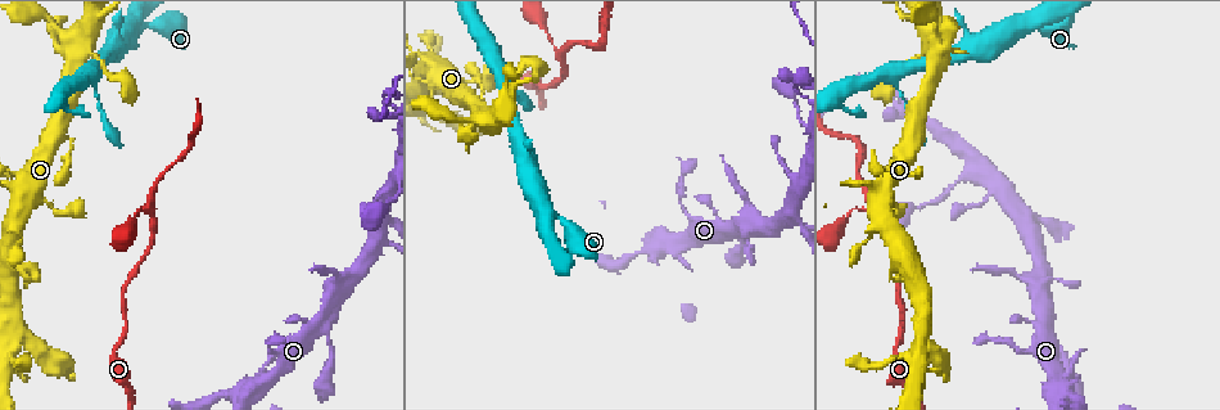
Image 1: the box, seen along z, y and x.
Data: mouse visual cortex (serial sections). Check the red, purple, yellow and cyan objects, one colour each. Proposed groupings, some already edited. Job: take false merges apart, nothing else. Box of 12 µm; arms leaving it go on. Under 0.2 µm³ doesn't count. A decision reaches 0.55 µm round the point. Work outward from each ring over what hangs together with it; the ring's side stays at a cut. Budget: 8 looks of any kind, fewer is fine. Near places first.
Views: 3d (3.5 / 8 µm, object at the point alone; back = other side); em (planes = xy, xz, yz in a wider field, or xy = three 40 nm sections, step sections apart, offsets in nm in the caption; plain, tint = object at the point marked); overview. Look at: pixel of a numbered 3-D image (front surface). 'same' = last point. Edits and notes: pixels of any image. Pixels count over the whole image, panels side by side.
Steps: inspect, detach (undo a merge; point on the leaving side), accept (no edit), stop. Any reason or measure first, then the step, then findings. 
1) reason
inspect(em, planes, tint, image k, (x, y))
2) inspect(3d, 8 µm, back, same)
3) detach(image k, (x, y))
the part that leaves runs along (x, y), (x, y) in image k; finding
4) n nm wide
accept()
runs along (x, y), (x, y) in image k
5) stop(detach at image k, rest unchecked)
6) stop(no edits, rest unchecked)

calibre changes
inspect(3d, 3.5 µm, image 1, (384, 225))

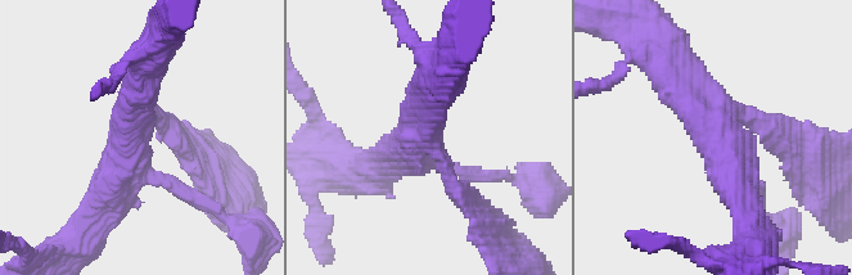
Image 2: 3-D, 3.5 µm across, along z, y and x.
3 arms; arms of 200, 400, 450 nm; shape alone is not enough
inspect(em, xy, step 5, tint, image 2, (714, 129))

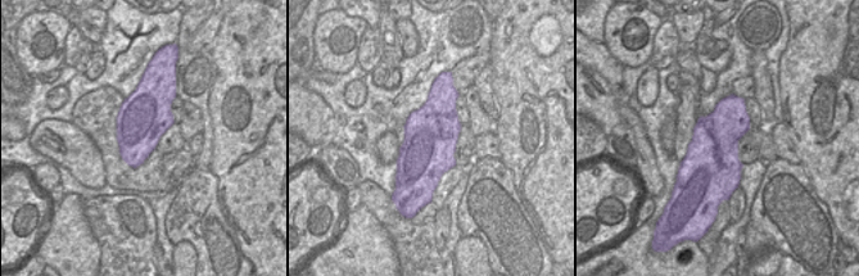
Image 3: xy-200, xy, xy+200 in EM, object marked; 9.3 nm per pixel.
inspect(em, xy, step 3, tint, same)

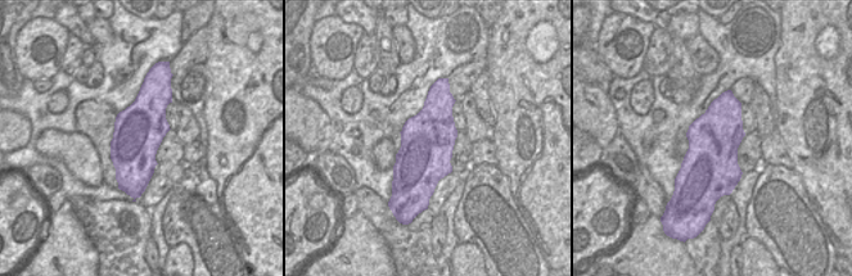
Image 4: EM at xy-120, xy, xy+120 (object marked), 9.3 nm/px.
accept()
runs along (744, 202), (718, 135), (662, 59) in image 2; continuous, no second cell

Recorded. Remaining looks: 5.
inspect(3d, 8 µm, image 1, (149, 208))

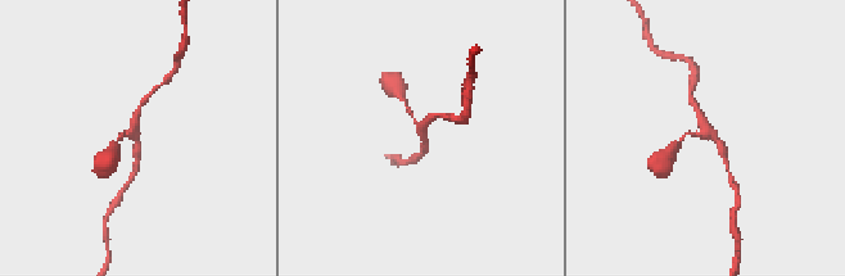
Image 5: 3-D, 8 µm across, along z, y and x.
3 arms; arms of 100, 200, 200 nm
inspect(em, xy, step 1, tint, image 5, (136, 132))

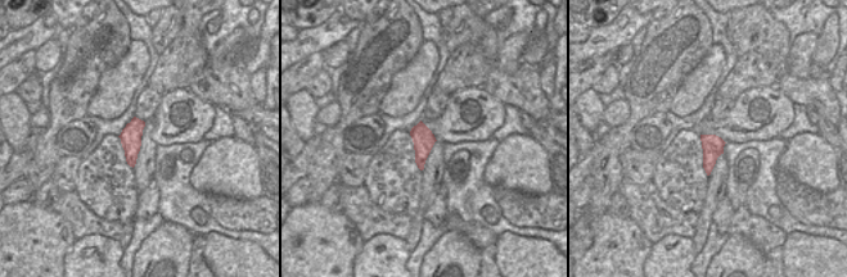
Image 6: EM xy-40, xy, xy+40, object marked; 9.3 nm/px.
accept()
runs along (726, 163), (710, 131), (688, 132), (681, 141) in image 5; all the same cell

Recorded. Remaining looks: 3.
abrupt turn
inspect(em, xy, step 1, tint, image 1, (190, 147))

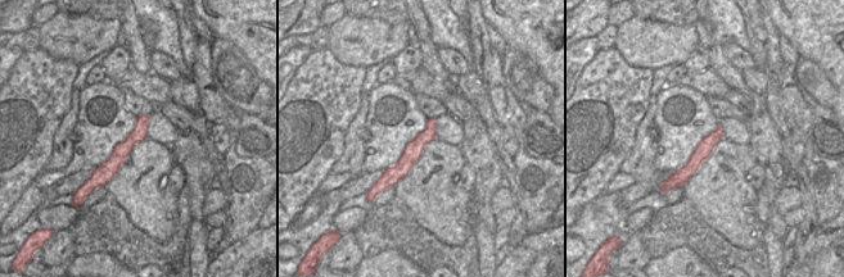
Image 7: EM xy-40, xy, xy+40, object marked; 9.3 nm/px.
inspect(3d, 3.5 µm, same)

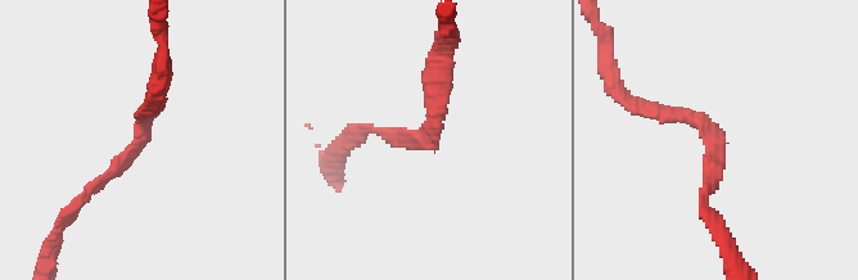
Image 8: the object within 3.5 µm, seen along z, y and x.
160 nm wide
accept()
runs along (80, 201), (135, 149), (147, 109) in image 8; continuous, no second cell

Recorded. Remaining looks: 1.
stop(no edits, rest unchecked)

